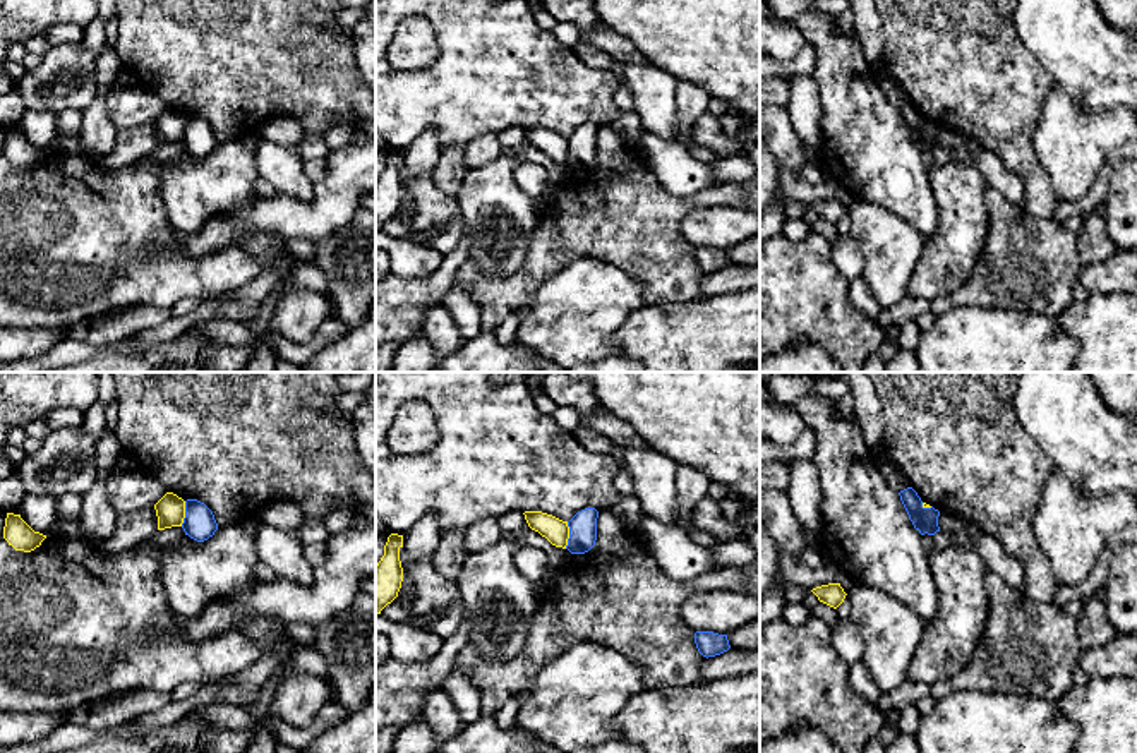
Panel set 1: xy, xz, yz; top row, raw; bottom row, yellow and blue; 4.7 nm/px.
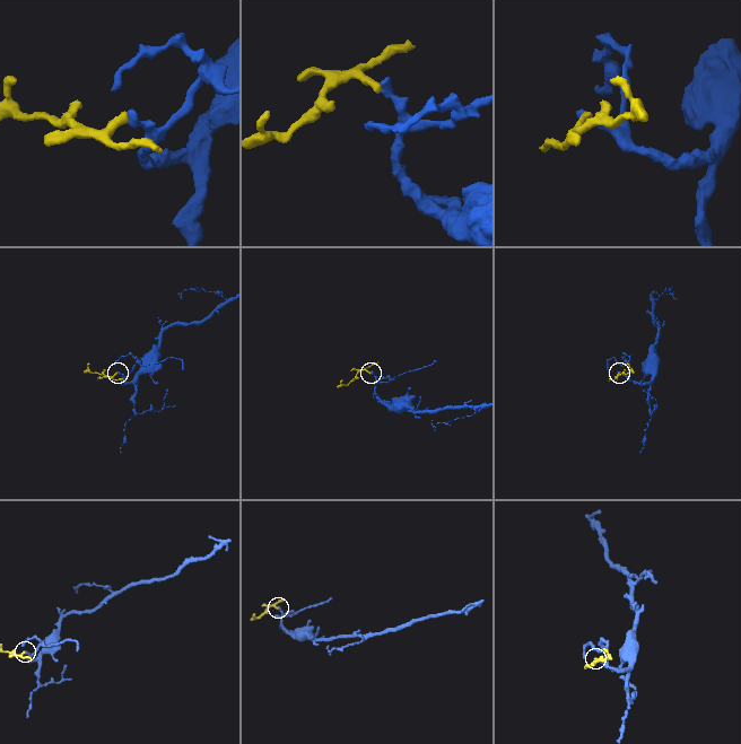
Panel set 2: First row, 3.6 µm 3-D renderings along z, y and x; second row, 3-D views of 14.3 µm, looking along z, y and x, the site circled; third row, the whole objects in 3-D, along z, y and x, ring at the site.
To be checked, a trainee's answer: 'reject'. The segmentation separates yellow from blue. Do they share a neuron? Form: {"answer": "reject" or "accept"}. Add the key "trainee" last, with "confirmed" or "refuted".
{"answer": "reject", "trainee": "confirmed"}

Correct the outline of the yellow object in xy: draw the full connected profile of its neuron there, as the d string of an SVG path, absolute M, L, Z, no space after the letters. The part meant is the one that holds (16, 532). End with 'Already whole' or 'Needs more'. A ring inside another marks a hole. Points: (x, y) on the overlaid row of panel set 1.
M7 513L5 527L3 527L3 539L12 545L15 551L31 552L41 545L46 535L34 532L21 515Z. Already whole

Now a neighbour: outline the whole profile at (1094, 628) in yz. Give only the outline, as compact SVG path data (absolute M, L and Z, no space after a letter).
M1096 593L1086 599L1084 609L1077 616L1077 635L1082 650L1108 643L1116 635L1104 602Z

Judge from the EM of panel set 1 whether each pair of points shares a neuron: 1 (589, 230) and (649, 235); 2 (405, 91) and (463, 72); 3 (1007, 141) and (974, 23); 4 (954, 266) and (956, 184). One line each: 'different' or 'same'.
1: same
2: same
3: same
4: same

